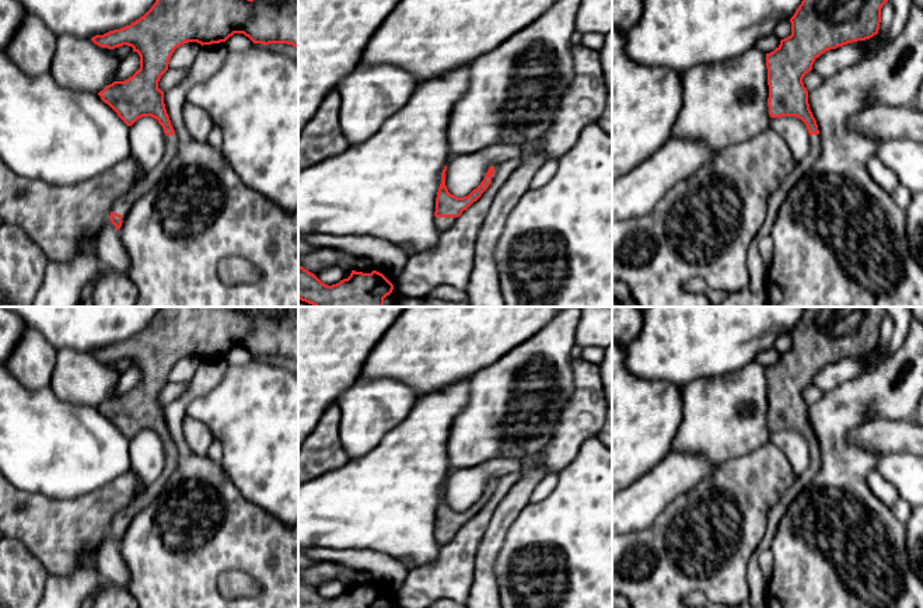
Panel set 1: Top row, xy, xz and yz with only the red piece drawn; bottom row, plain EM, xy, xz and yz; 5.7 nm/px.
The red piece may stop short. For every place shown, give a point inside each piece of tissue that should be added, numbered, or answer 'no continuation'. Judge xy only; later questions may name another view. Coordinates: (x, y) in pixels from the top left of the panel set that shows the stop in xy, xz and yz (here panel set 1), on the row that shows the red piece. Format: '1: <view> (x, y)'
1: xy (122, 206)

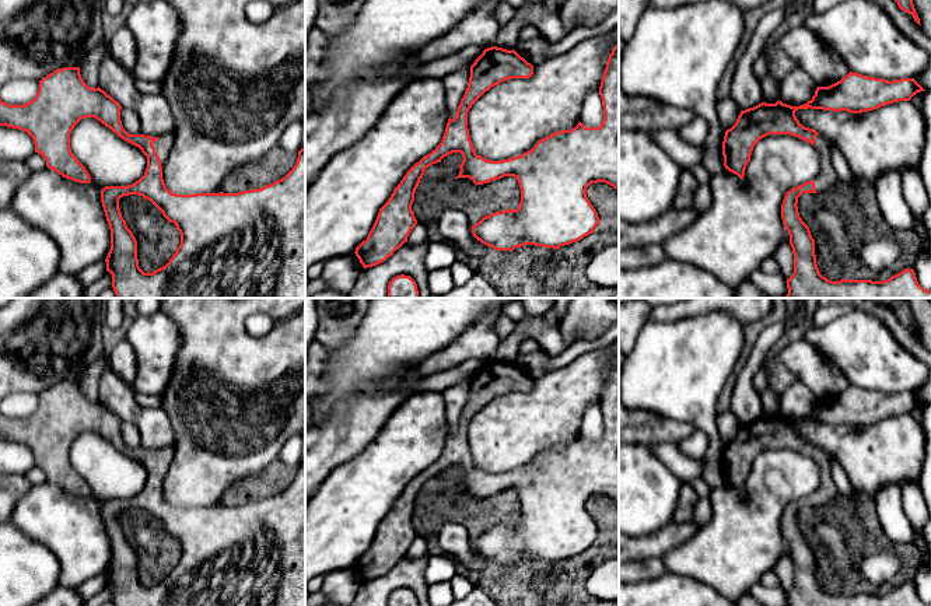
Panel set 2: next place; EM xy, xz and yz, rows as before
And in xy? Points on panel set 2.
1: xy (163, 146)

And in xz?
1: xz (465, 184)

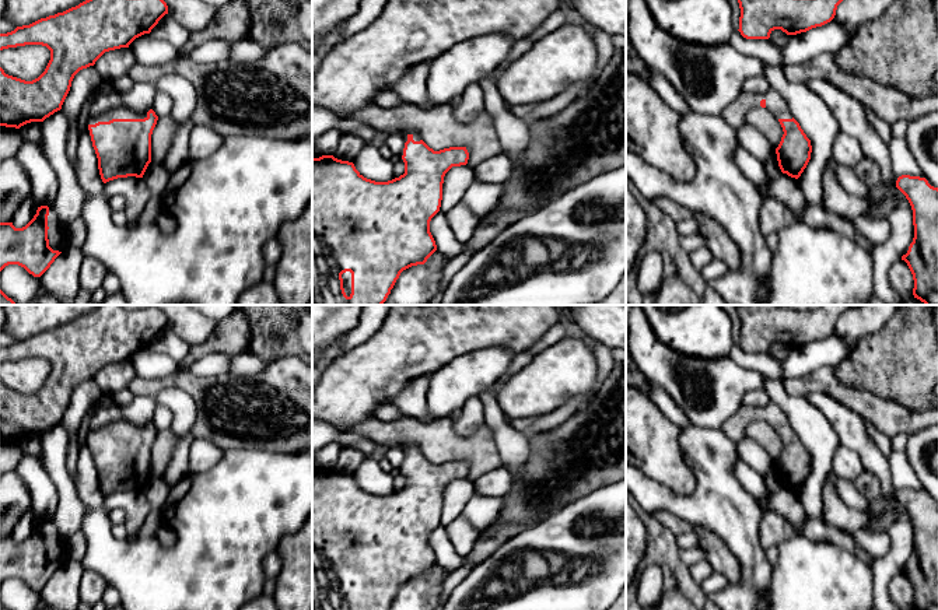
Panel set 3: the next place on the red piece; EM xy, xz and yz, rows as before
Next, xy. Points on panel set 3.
1: xy (118, 112)
2: xy (56, 234)

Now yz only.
1: yz (734, 114)

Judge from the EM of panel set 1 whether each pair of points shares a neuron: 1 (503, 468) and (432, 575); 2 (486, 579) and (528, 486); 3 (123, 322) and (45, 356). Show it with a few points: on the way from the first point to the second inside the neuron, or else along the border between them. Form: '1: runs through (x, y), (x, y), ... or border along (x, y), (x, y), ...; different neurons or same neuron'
1: border along (523, 470), (514, 474), (503, 474), (497, 479); different neurons
2: runs through (486, 556), (496, 530), (509, 509); same neuron
3: border along (32, 328), (56, 350); different neurons

